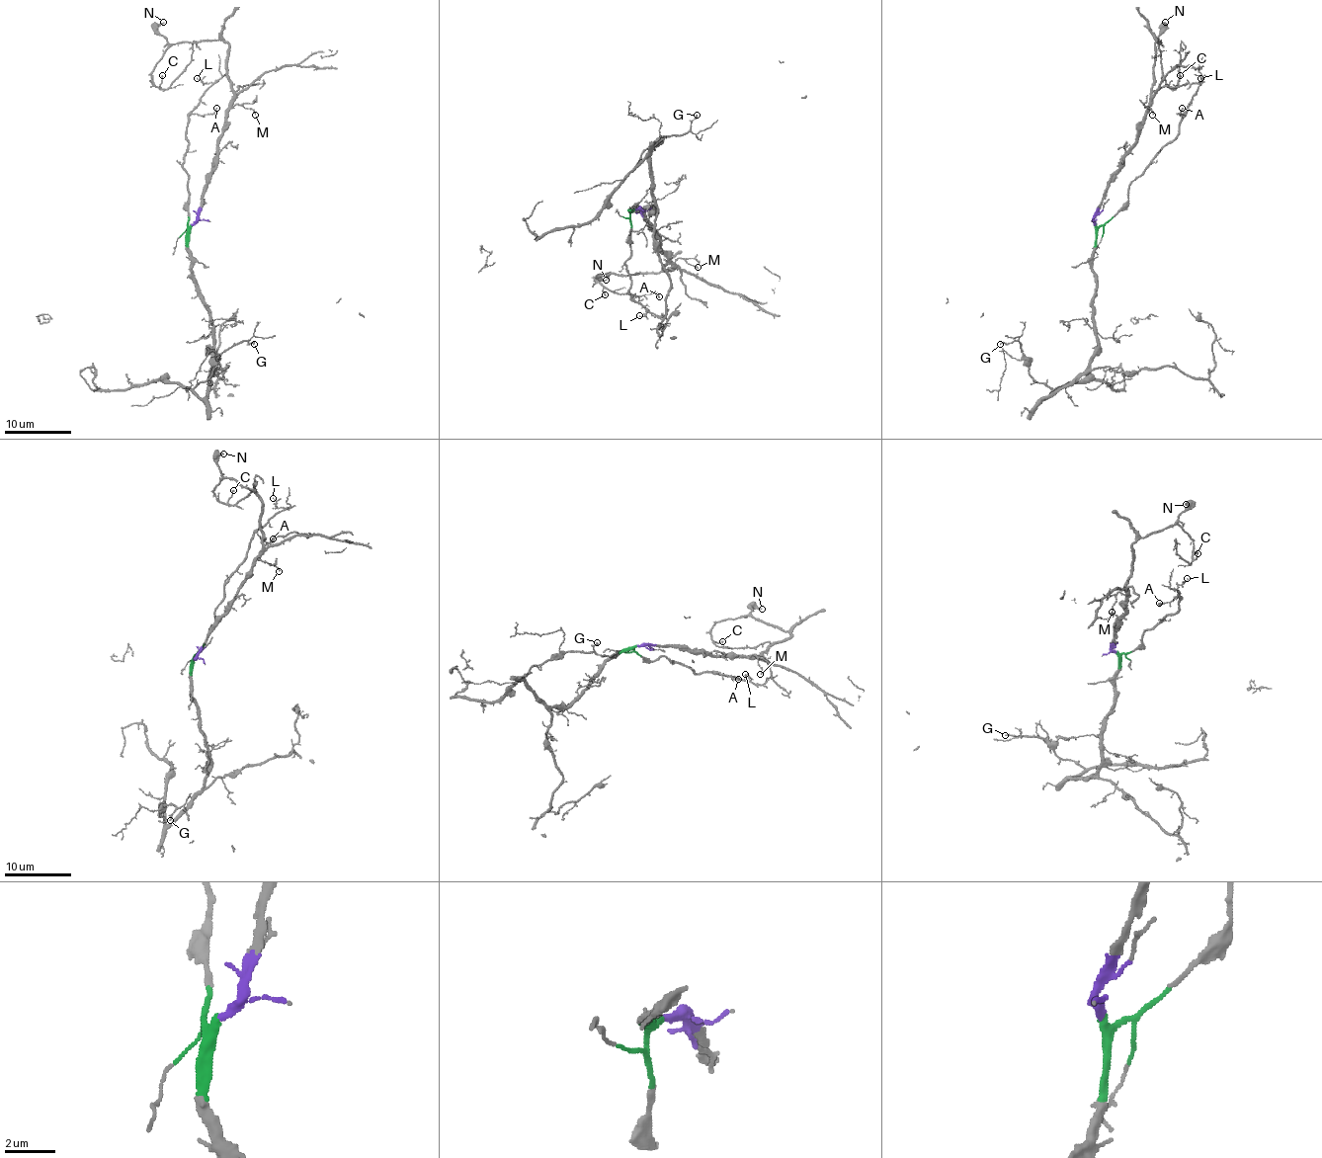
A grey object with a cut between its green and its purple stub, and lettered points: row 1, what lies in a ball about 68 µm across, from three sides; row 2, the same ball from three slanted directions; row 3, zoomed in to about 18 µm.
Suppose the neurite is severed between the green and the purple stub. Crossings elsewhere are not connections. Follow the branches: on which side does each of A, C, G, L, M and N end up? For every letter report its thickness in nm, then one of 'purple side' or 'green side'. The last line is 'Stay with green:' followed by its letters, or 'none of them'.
A: 150 nm | green side
C: 130 nm | purple side
G: 120 nm | green side
L: 70 nm | green side
M: 120 nm | purple side
N: 200 nm | purple side
Stay with green: A, G, L

